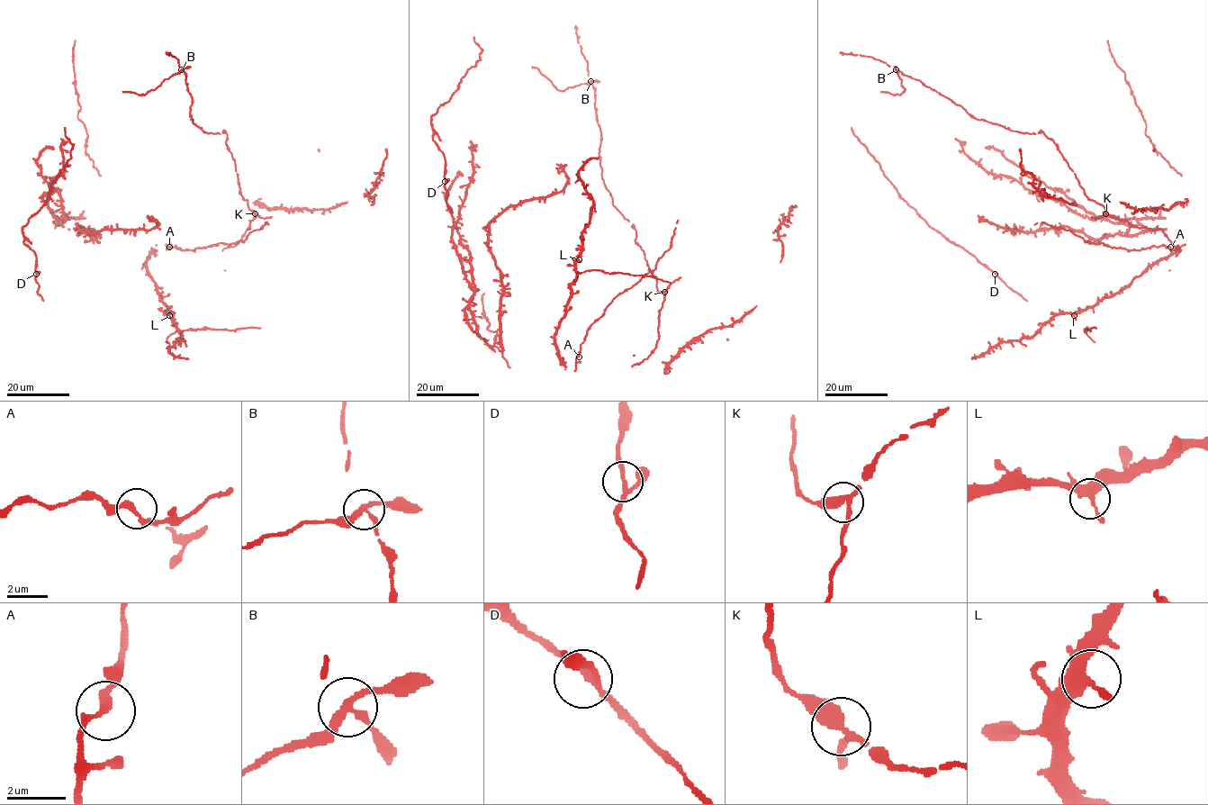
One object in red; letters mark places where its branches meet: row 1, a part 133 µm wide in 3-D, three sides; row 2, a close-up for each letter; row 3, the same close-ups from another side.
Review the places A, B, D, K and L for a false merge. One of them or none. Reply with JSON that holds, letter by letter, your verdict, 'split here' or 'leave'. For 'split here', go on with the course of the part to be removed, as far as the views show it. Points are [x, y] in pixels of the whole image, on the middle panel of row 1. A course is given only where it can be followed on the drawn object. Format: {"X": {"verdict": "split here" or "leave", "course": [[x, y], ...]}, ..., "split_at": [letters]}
{"A": {"verdict": "leave"}, "B": {"verdict": "split here", "course": [[590, 82], [559, 90], [536, 67], [531, 67]]}, "D": {"verdict": "leave"}, "K": {"verdict": "leave"}, "L": {"verdict": "leave"}, "split_at": ["B"]}

